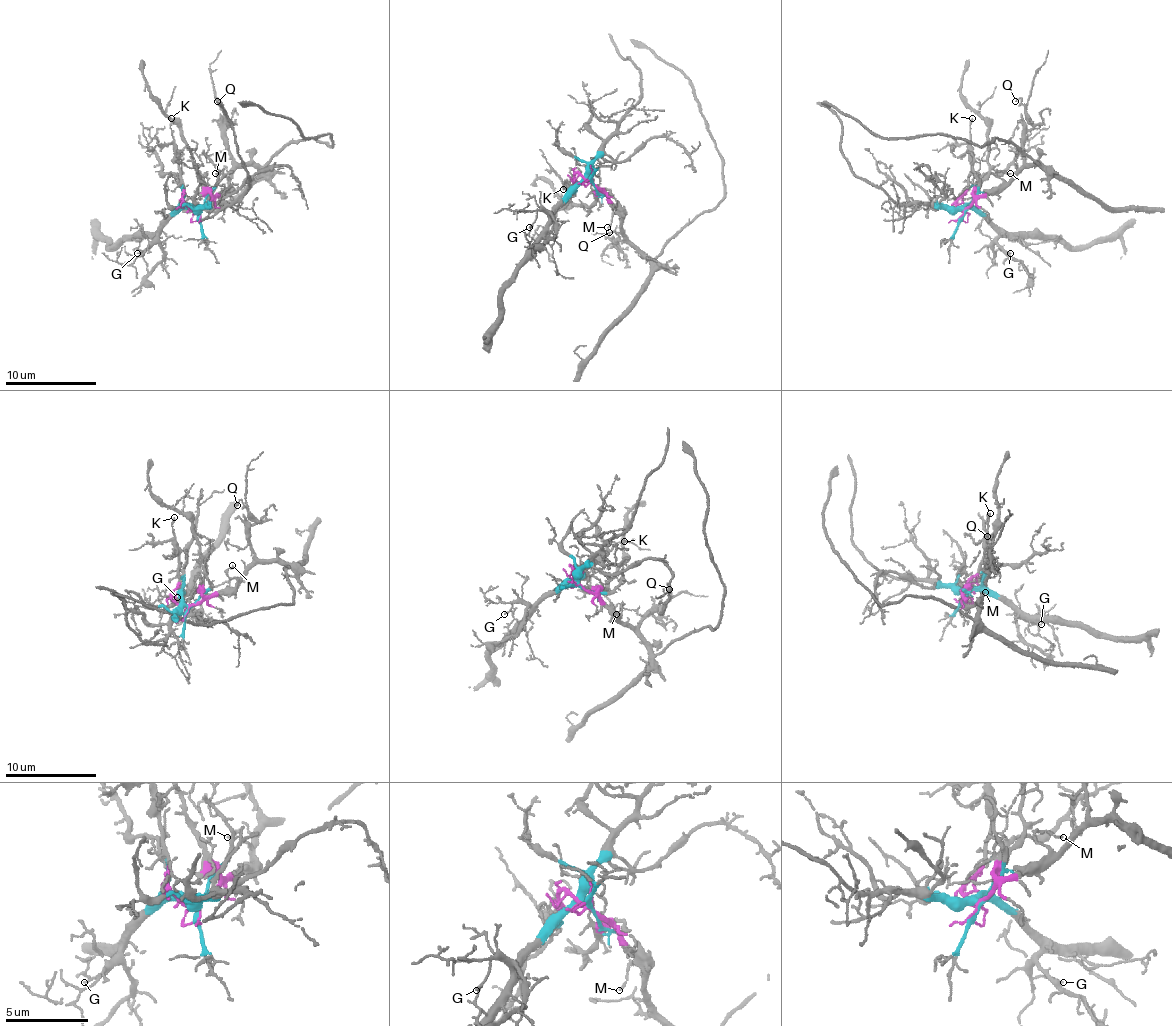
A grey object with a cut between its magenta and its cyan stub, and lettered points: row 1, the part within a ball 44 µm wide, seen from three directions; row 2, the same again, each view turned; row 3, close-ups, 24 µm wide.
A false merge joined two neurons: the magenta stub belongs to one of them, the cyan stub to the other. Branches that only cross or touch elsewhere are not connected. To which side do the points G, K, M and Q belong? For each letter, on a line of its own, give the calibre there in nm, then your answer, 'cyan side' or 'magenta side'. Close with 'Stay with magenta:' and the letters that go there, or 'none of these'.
G: 110 nm thick; cyan side
K: 90 nm thick; magenta side
M: 110 nm thick; magenta side
Q: 110 nm thick; magenta side
Stay with magenta: K, M, Q

